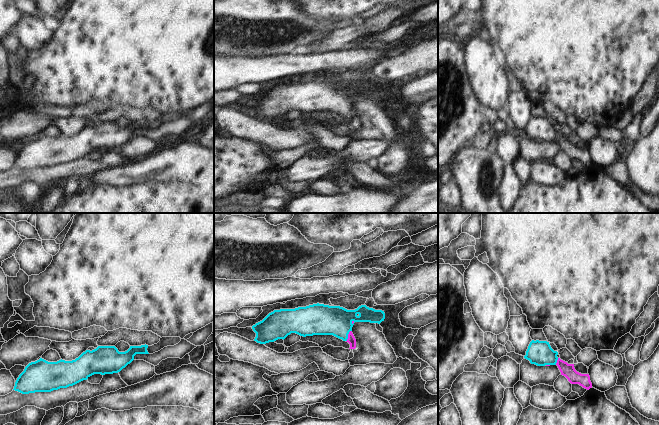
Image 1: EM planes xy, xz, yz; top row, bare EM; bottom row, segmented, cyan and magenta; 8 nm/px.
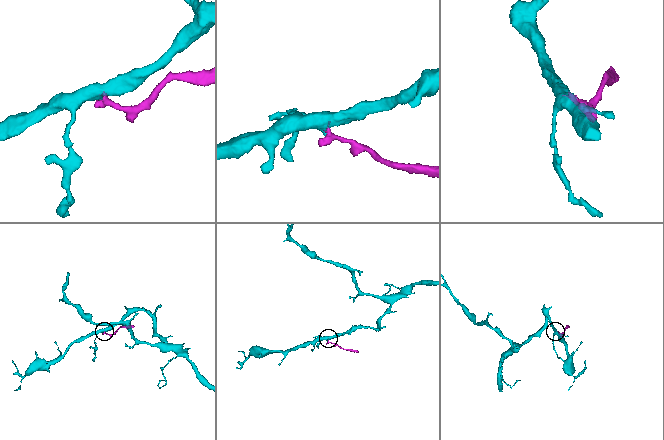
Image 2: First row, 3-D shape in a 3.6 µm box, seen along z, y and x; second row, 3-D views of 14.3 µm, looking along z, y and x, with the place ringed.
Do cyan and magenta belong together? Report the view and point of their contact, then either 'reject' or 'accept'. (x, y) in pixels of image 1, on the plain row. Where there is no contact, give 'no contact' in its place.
contact xz (347, 112); accept

